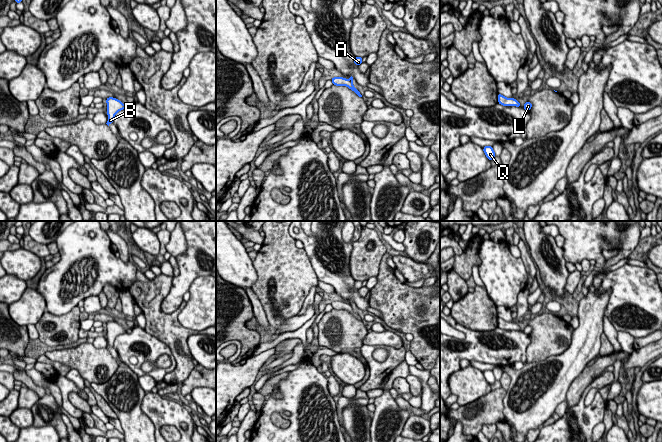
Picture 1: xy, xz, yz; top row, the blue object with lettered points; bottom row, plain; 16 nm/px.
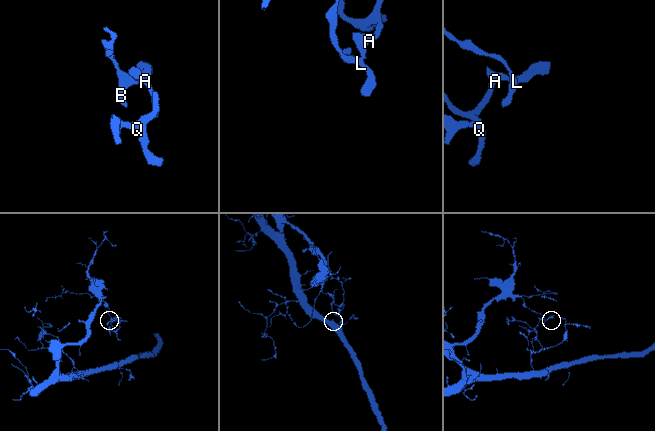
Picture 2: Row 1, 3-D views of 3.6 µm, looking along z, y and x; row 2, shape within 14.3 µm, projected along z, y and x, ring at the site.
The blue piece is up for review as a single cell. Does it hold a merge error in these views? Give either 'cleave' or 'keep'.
cleave

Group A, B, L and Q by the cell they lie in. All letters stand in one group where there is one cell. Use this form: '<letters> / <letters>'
A Q / B L

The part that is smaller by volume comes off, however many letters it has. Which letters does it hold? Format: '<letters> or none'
A, Q

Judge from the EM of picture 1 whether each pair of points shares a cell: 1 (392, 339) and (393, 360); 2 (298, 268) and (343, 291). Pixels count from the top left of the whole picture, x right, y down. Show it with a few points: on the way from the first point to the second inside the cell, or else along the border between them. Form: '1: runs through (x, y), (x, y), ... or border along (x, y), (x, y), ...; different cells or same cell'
1: border along (369, 344), (391, 345), (396, 348), (402, 346); different cells
2: border along (307, 257), (318, 279); different cells

